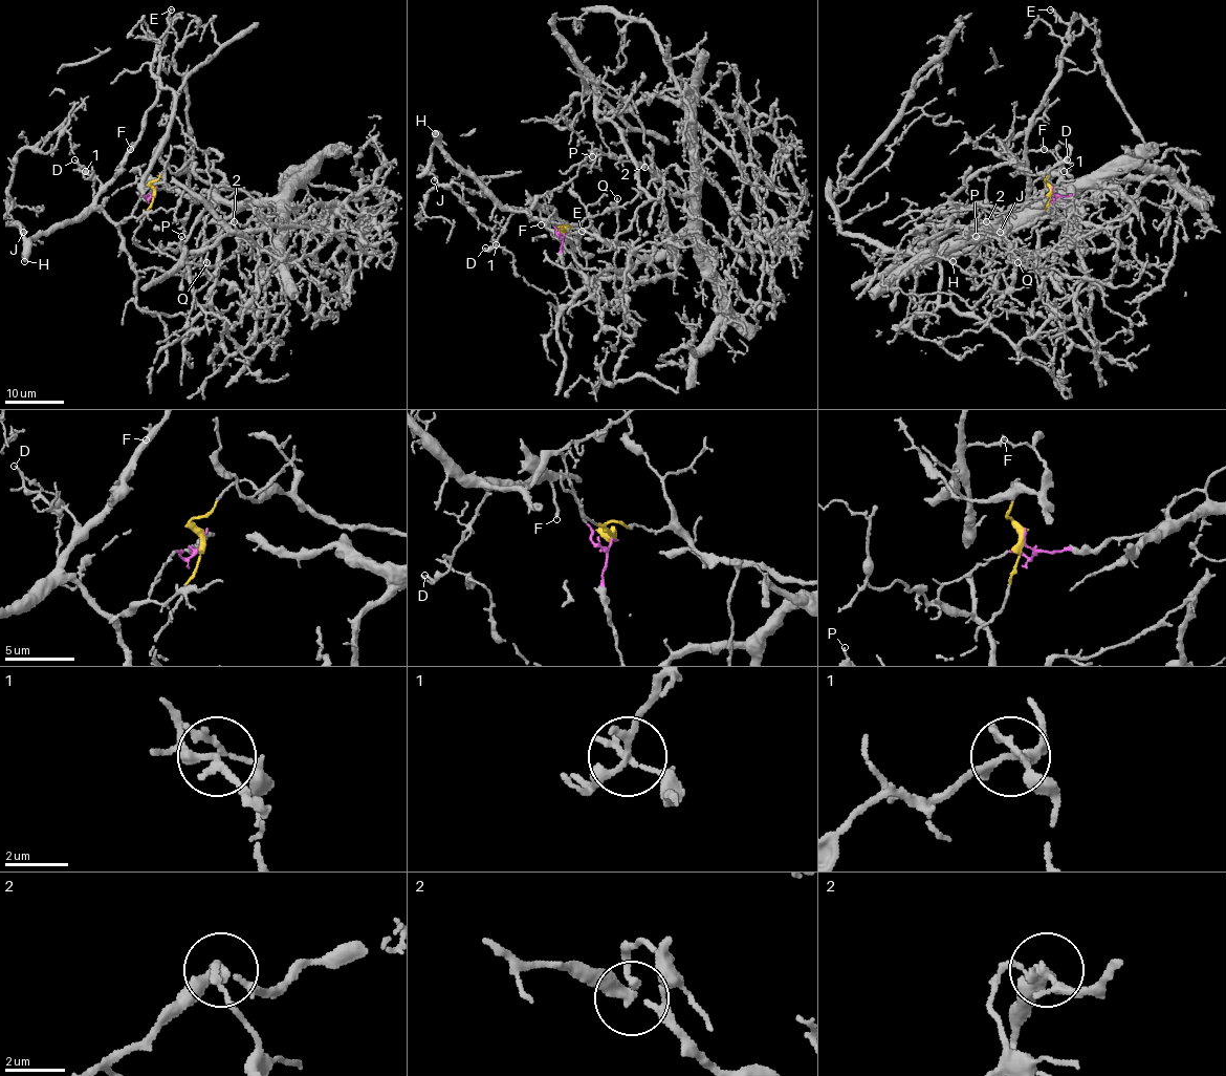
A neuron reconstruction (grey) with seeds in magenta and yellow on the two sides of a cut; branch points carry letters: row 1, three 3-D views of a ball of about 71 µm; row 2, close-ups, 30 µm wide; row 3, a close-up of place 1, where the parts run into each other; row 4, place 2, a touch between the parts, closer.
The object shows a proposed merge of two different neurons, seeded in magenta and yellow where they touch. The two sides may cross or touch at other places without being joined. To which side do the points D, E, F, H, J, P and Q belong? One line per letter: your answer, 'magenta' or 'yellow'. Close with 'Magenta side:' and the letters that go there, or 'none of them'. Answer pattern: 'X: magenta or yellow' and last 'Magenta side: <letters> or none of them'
D: magenta
E: magenta
F: magenta
H: magenta
J: magenta
P: yellow
Q: magenta
Magenta side: D, E, F, H, J, Q

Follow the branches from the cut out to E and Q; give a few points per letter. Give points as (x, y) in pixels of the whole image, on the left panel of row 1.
E: (154, 190), (118, 222), (95, 203), (138, 137), (141, 120), (156, 98), (158, 57), (172, 8)
Q: (154, 190), (118, 223), (129, 262), (136, 270), (158, 268), (198, 276), (202, 273), (204, 248), (208, 262)

